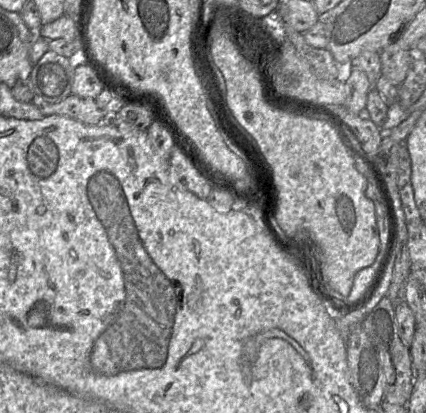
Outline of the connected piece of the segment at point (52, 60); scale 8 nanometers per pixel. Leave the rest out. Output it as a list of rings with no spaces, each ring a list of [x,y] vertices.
[[[48,50],[32,68],[33,103],[58,103],[71,94],[74,67],[69,58]]]

